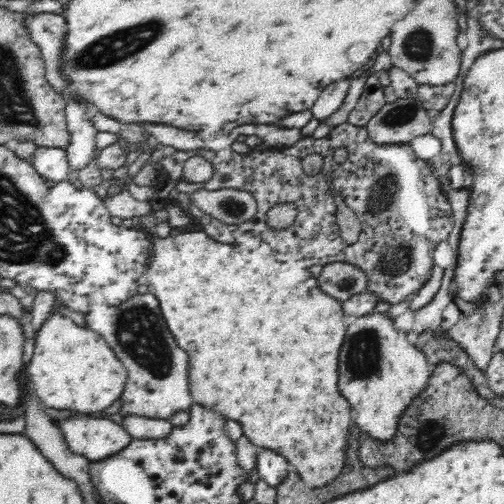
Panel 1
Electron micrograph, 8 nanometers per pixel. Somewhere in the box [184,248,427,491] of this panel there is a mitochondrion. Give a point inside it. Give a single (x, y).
(362, 357)

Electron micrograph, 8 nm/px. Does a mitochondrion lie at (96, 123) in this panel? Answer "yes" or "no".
no

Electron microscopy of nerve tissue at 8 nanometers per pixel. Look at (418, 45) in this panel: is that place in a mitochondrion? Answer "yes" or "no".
yes

